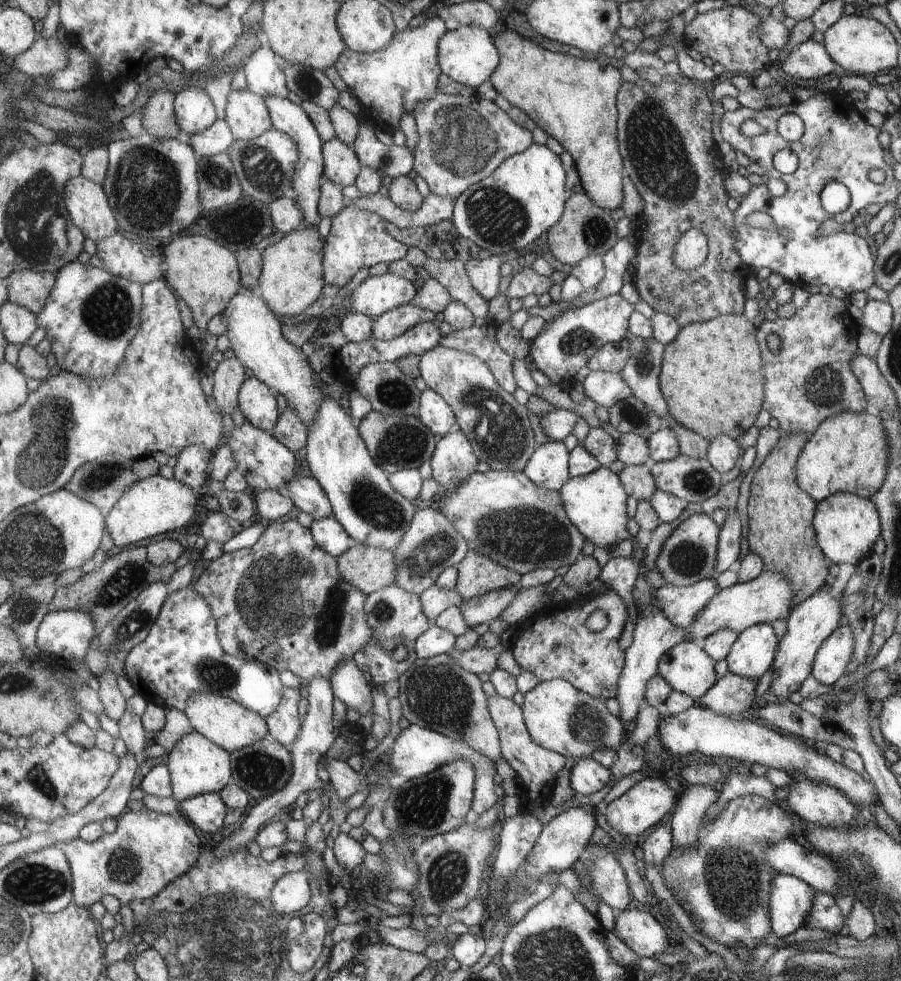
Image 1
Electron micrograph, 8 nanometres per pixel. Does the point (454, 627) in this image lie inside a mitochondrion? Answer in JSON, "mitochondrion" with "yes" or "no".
{"mitochondrion":"no"}

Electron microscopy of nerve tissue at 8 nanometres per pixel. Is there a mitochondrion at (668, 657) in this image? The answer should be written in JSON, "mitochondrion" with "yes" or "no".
{"mitochondrion":"no"}

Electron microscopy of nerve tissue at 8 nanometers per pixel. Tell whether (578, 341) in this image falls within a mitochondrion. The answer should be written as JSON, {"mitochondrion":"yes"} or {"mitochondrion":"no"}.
{"mitochondrion":"yes"}

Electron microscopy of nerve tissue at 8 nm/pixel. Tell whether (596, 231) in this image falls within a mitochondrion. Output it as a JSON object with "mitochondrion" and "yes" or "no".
{"mitochondrion":"yes"}

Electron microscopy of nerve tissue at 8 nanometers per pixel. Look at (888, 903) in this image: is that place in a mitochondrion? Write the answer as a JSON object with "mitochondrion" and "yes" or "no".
{"mitochondrion":"no"}

